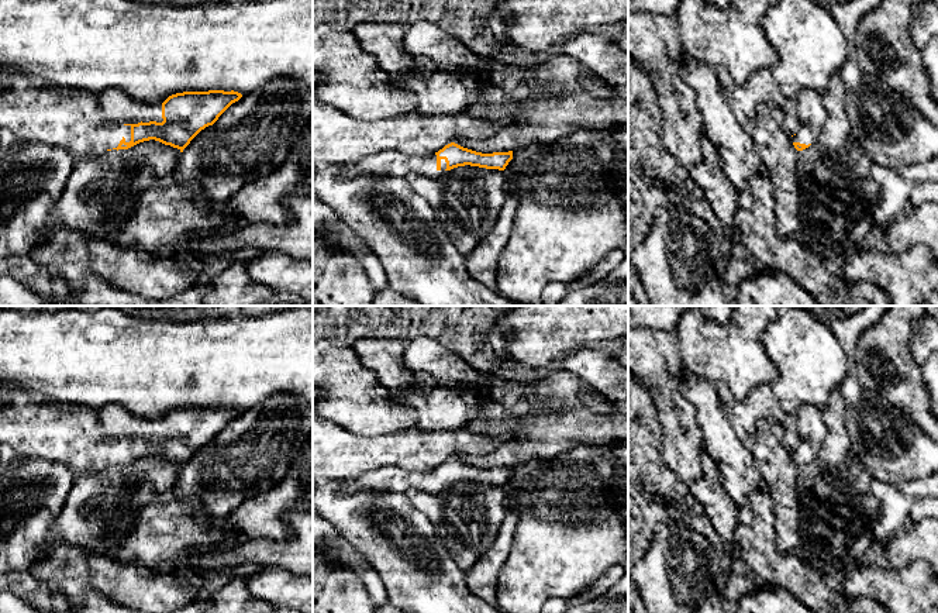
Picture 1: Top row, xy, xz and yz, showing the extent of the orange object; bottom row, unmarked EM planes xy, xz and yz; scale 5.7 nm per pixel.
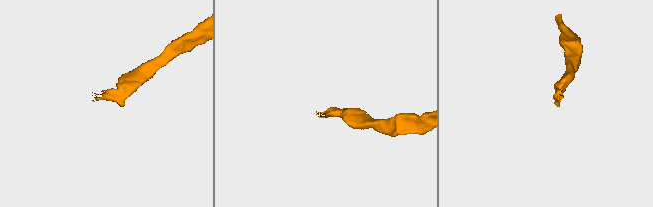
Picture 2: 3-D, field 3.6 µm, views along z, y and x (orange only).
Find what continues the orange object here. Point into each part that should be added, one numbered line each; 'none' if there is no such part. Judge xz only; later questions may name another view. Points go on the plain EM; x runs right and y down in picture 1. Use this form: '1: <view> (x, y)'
1: xz (392, 478)

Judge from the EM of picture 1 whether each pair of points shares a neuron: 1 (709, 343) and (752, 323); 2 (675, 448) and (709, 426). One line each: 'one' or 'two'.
1: one
2: two

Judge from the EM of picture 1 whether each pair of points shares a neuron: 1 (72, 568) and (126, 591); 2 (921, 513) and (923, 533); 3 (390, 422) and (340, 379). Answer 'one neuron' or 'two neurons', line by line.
1: one neuron
2: two neurons
3: one neuron

